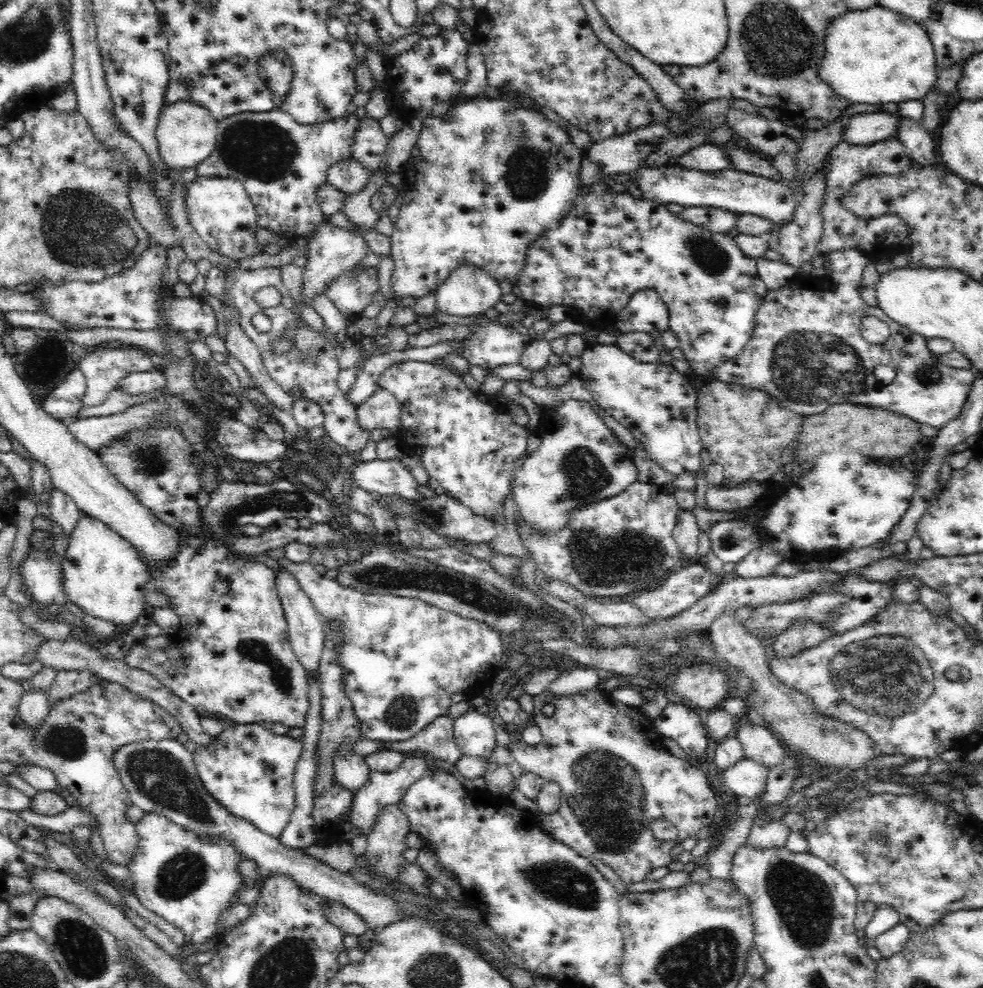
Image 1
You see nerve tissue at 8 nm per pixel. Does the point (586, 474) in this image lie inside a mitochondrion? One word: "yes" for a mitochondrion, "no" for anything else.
yes

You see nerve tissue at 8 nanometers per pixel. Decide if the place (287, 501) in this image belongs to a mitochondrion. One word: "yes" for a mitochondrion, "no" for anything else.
yes

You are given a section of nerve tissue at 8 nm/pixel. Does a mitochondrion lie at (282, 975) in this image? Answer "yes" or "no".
yes

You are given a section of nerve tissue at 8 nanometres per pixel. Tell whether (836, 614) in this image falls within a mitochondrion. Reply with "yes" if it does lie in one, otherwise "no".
yes

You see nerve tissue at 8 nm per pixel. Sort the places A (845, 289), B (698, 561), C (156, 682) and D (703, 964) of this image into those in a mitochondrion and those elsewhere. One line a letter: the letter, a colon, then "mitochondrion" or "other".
A: other
B: other
C: other
D: mitochondrion

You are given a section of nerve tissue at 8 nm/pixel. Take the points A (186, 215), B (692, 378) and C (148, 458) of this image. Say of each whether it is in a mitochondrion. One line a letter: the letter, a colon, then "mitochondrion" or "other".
A: other
B: other
C: mitochondrion

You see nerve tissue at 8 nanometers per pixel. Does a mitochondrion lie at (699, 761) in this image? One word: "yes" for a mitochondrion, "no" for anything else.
no

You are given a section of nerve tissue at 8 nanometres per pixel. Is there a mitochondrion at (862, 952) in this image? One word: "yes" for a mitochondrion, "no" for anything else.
no

